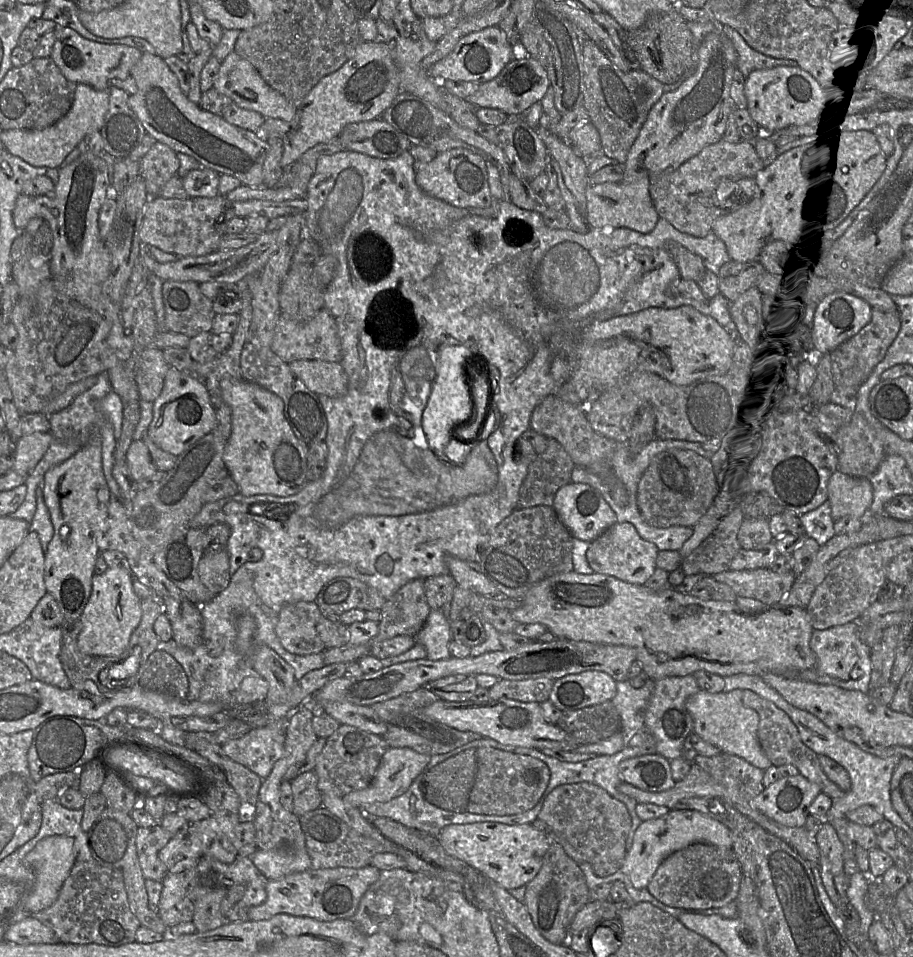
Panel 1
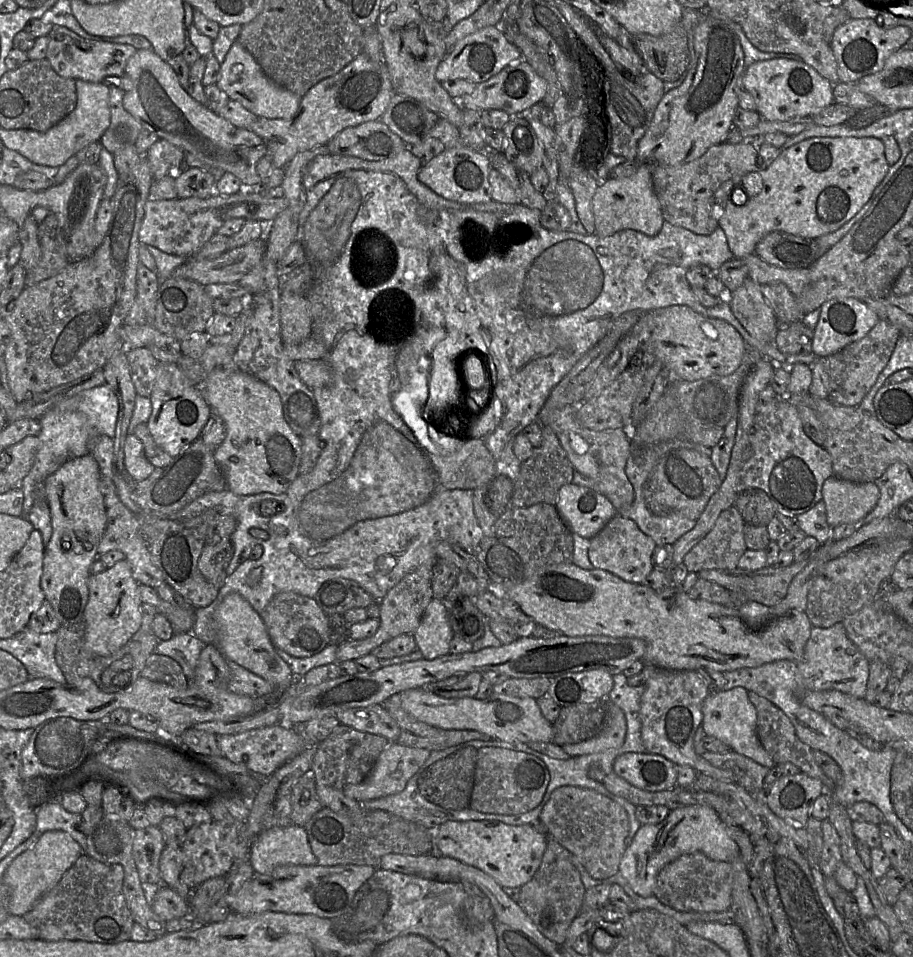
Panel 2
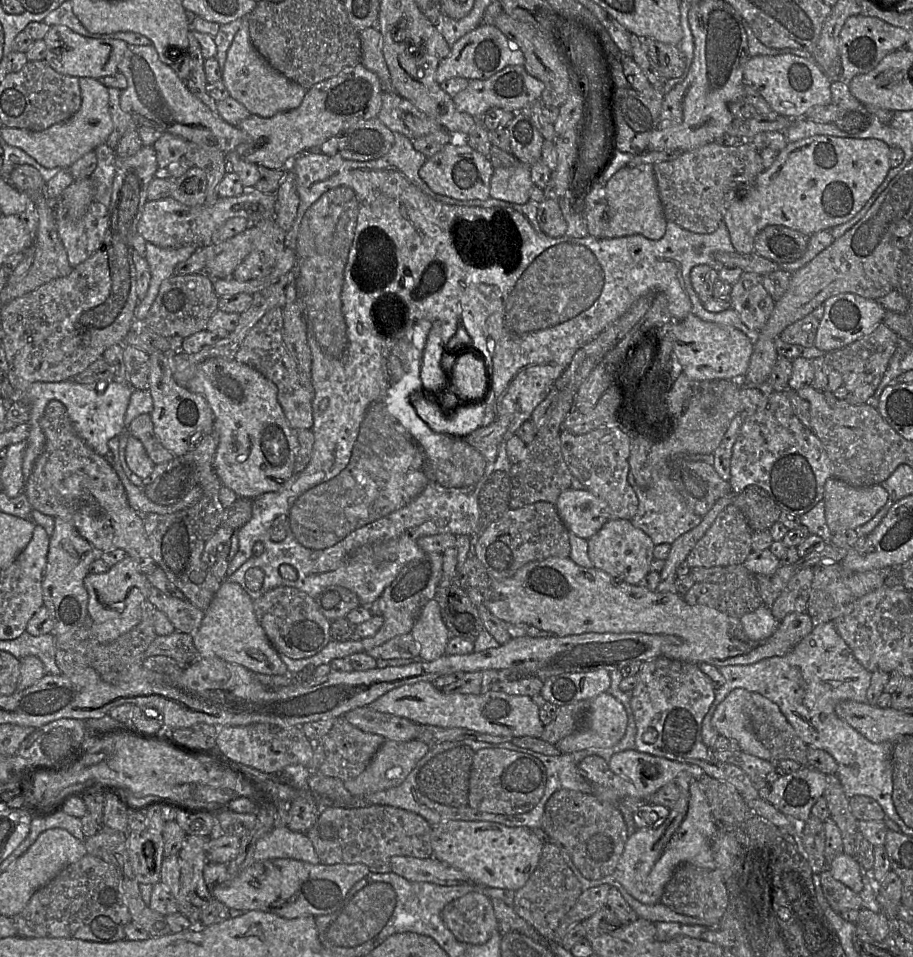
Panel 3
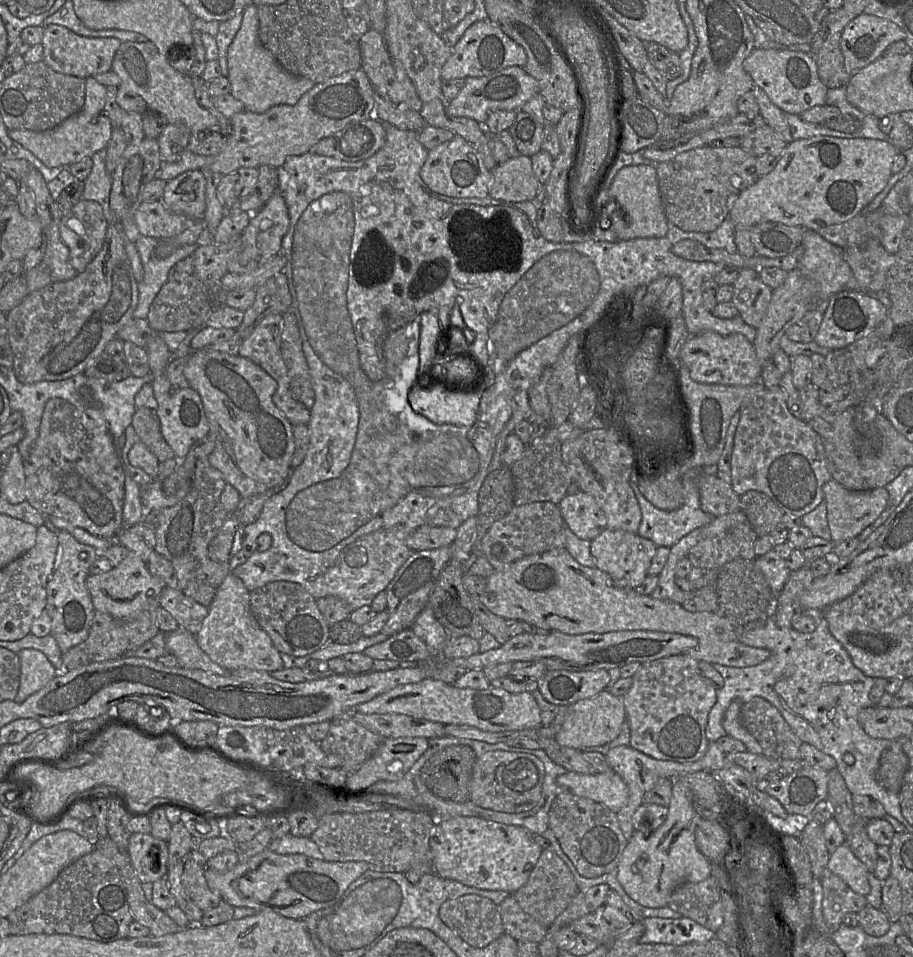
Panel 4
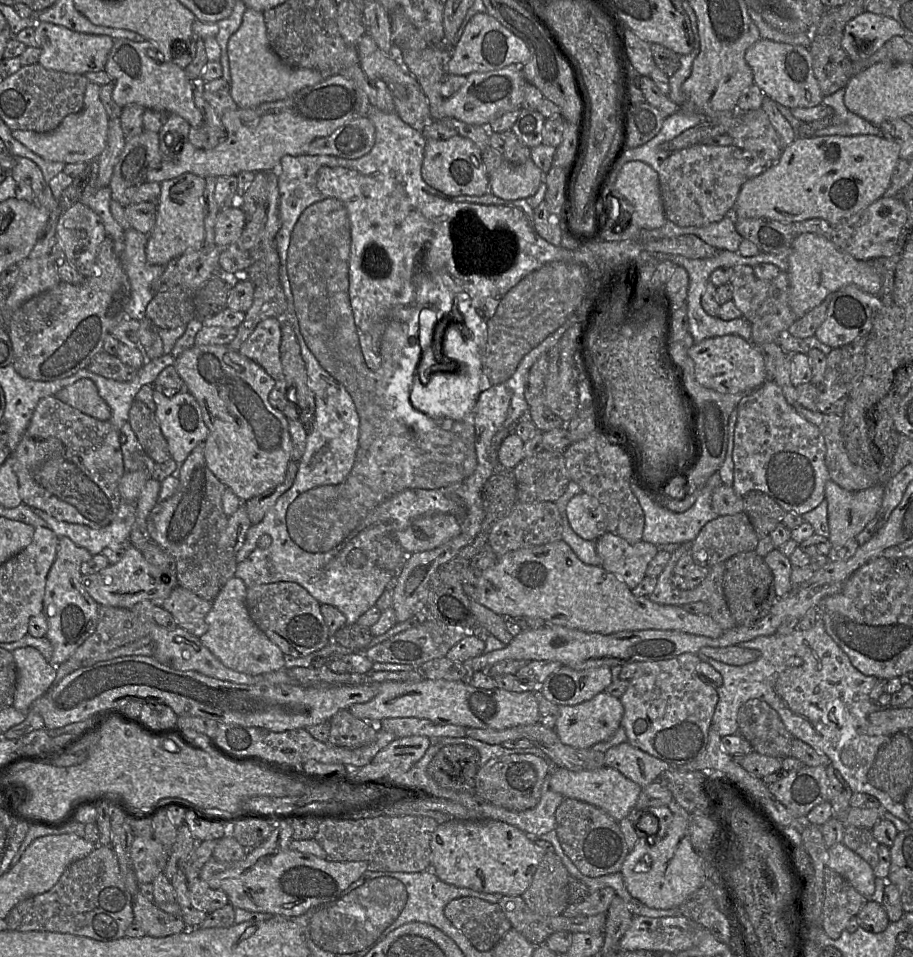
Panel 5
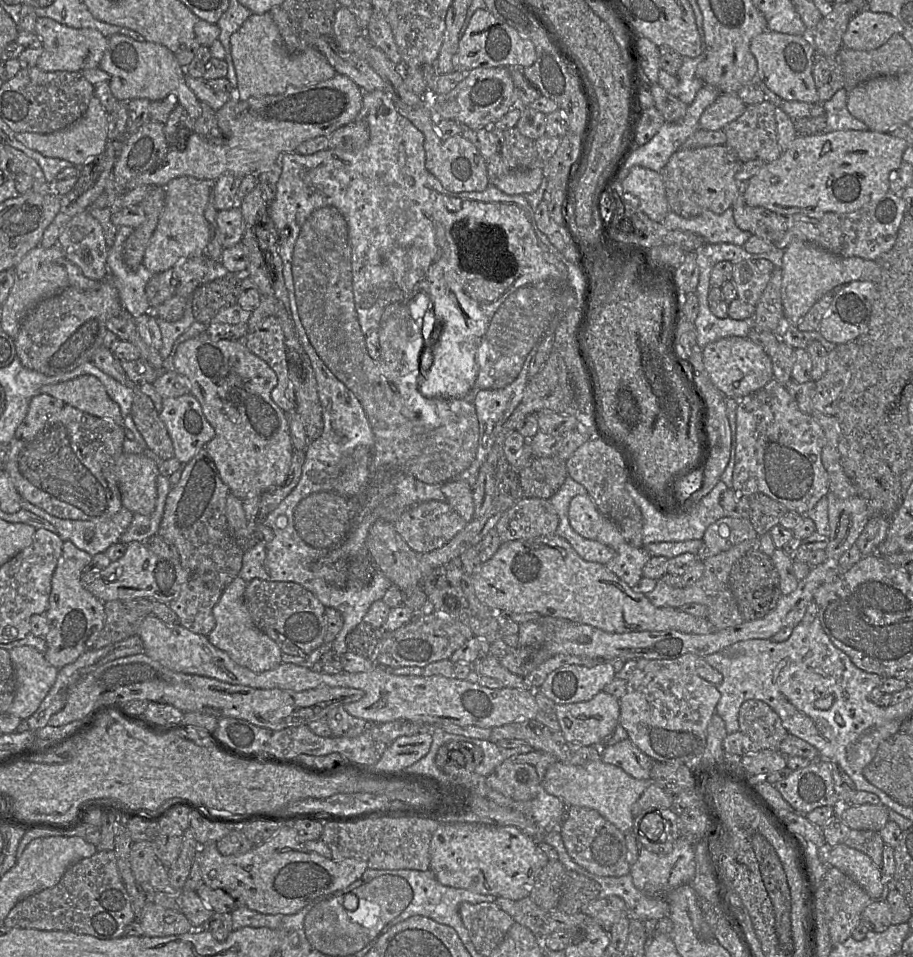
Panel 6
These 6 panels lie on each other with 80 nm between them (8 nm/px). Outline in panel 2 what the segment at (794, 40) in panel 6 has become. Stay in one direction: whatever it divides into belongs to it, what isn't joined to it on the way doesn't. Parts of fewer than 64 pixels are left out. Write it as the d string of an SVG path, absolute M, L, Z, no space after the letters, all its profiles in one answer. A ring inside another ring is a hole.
M786 58L756 61L742 75L742 82L756 104L756 111L768 121L787 121L794 118L811 118L832 103L831 84L813 67L802 60Z

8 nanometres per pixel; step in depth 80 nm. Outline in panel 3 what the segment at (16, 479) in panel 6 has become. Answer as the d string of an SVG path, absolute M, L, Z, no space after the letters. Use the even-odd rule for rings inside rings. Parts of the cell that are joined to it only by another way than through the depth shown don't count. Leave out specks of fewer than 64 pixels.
M58 400L48 403L42 418L42 429L45 445L24 487L24 493L33 509L52 516L71 520L79 534L89 541L98 553L123 549L136 563L139 570L146 574L146 569L155 563L151 555L151 547L144 528L144 517L136 512L128 503L125 488L113 467L104 456L95 453L76 433L67 414L65 406ZM74 473L82 473L87 477L87 493L77 500L69 501L60 493L63 480Z

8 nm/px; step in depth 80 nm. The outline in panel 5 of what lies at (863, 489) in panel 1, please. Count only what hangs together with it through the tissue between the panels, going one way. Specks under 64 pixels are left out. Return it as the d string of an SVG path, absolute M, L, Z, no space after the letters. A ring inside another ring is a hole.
M831 479L825 484L829 540L833 552L855 538L876 515L884 495L881 484L850 492Z

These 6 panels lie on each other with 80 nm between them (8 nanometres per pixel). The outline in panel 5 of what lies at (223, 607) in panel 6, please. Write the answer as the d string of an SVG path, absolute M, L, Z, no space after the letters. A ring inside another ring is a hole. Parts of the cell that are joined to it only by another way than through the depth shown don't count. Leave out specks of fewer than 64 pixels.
M236 576L227 581L212 601L211 610L206 616L208 629L199 639L223 665L234 671L261 675L283 669L284 653L259 629L248 613L247 589L244 581Z

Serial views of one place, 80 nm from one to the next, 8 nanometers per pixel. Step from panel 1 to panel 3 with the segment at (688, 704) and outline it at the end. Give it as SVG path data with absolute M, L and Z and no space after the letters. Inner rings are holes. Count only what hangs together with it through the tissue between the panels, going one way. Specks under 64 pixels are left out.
M736 688L717 706L712 716L712 726L720 736L734 739L741 751L764 760L771 760L770 752L753 730L752 707L751 692Z

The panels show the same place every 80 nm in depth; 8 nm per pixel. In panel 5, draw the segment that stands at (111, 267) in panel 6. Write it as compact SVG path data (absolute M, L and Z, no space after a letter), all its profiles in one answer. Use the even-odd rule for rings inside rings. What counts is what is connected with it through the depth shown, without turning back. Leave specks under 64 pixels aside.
M130 228L124 232L125 249L120 262L130 283L130 300L126 306L126 318L141 321L146 308L154 297L154 283L165 270L165 265L149 264L146 259L148 234Z

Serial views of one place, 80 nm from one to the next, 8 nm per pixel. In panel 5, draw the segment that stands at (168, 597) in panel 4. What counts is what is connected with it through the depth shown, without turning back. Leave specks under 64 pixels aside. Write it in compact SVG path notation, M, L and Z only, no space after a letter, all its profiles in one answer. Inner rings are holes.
M177 586L161 605L173 615L178 626L190 634L201 637L206 633L208 629L206 616L211 610L212 601L205 600L192 591Z

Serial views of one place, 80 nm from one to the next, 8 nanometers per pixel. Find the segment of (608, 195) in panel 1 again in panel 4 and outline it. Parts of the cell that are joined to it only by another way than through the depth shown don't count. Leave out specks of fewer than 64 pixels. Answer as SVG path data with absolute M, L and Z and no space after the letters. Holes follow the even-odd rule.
M629 165L621 168L615 175L609 194L616 202L616 210L607 211L610 228L619 240L633 238L662 238L668 231L656 169L651 165Z

